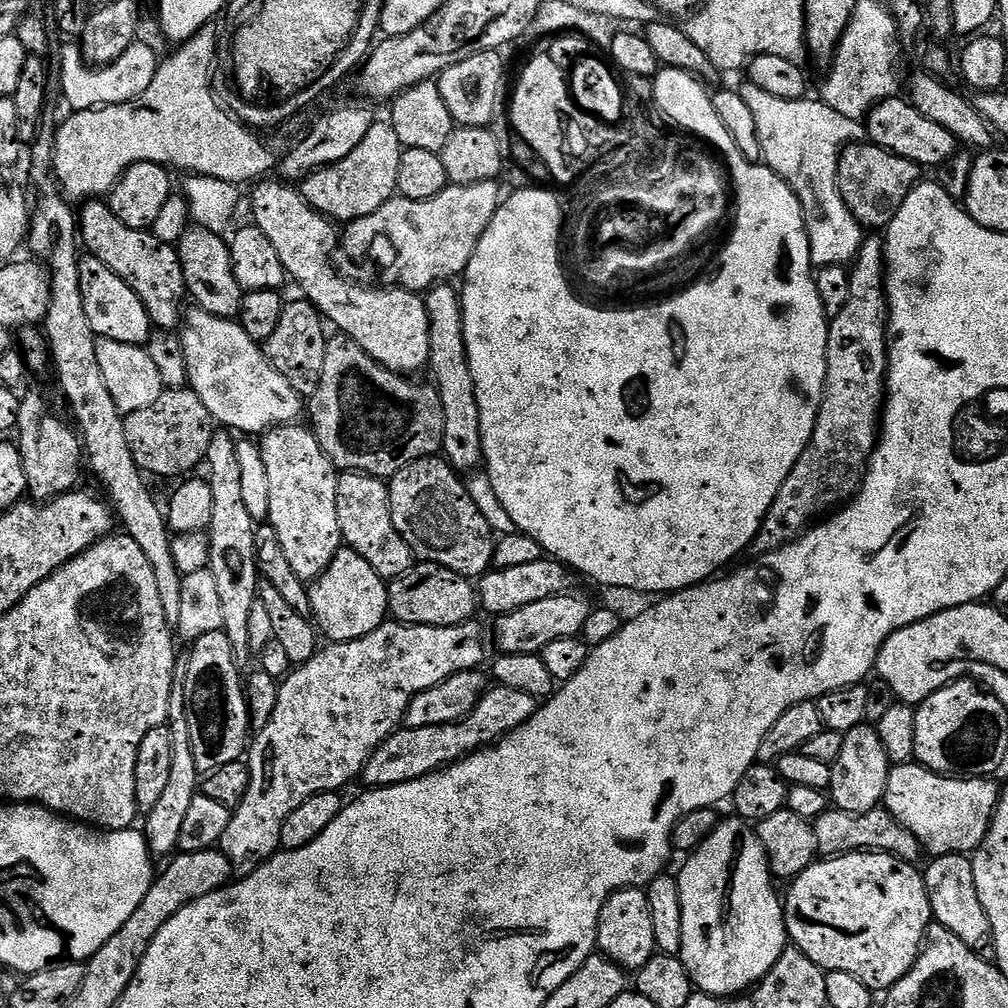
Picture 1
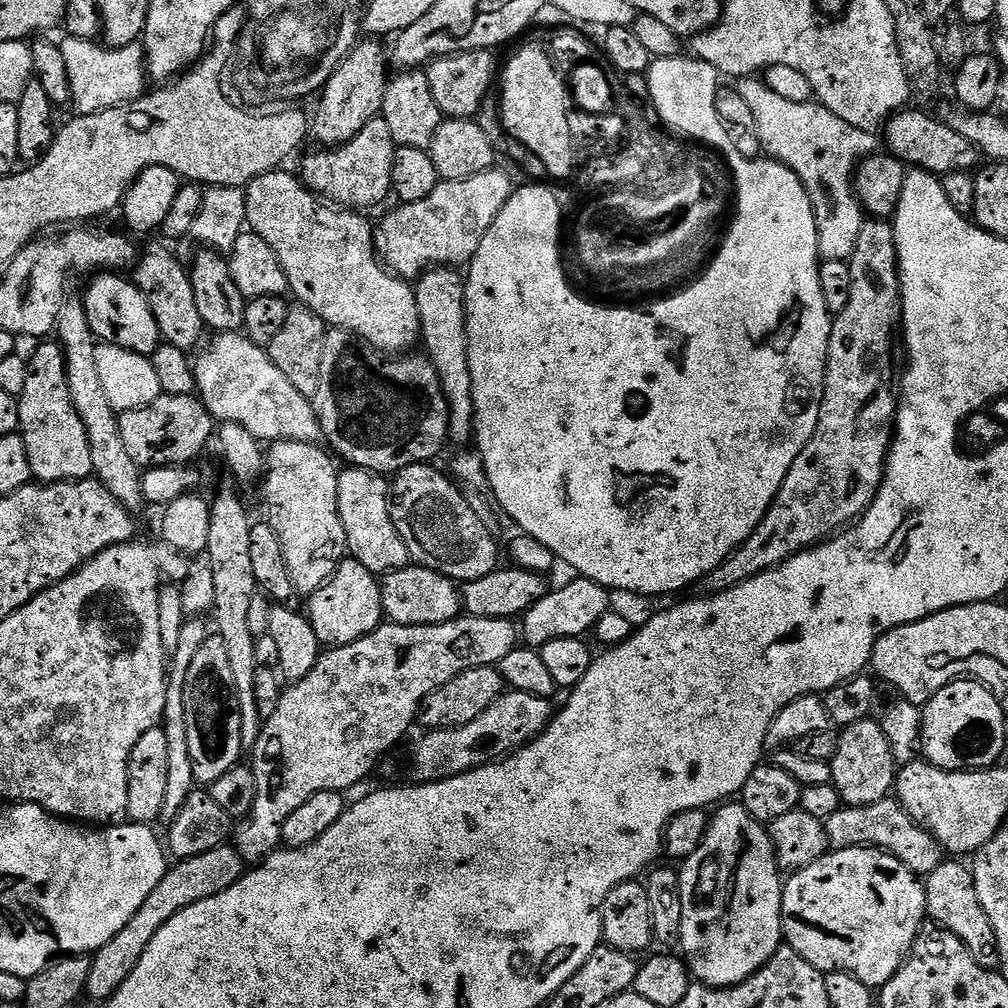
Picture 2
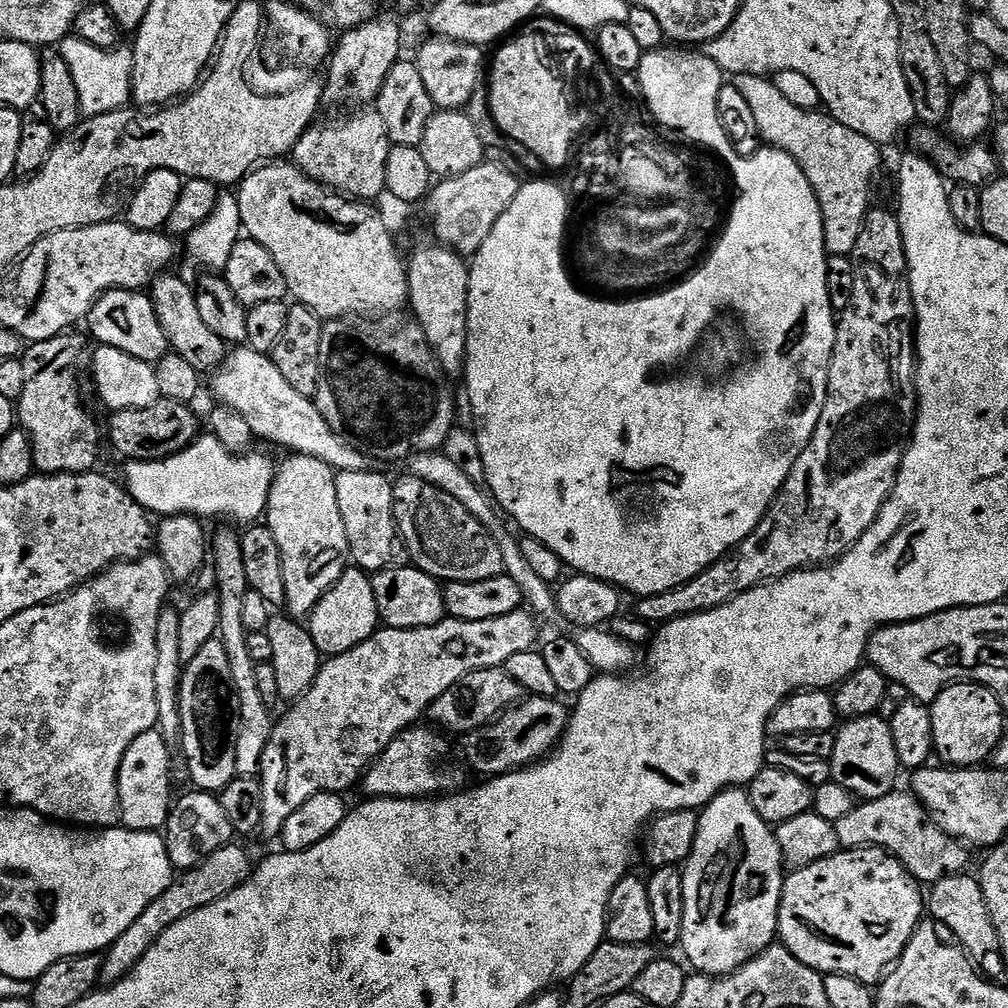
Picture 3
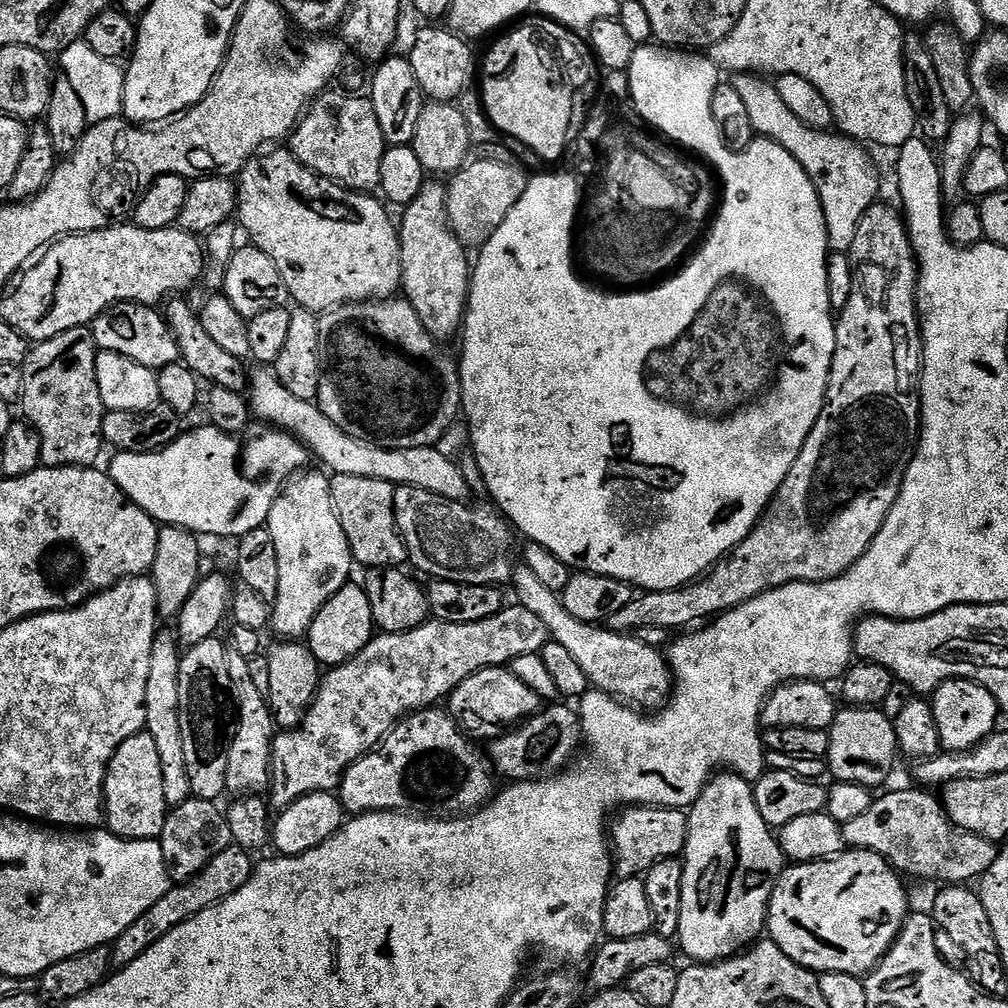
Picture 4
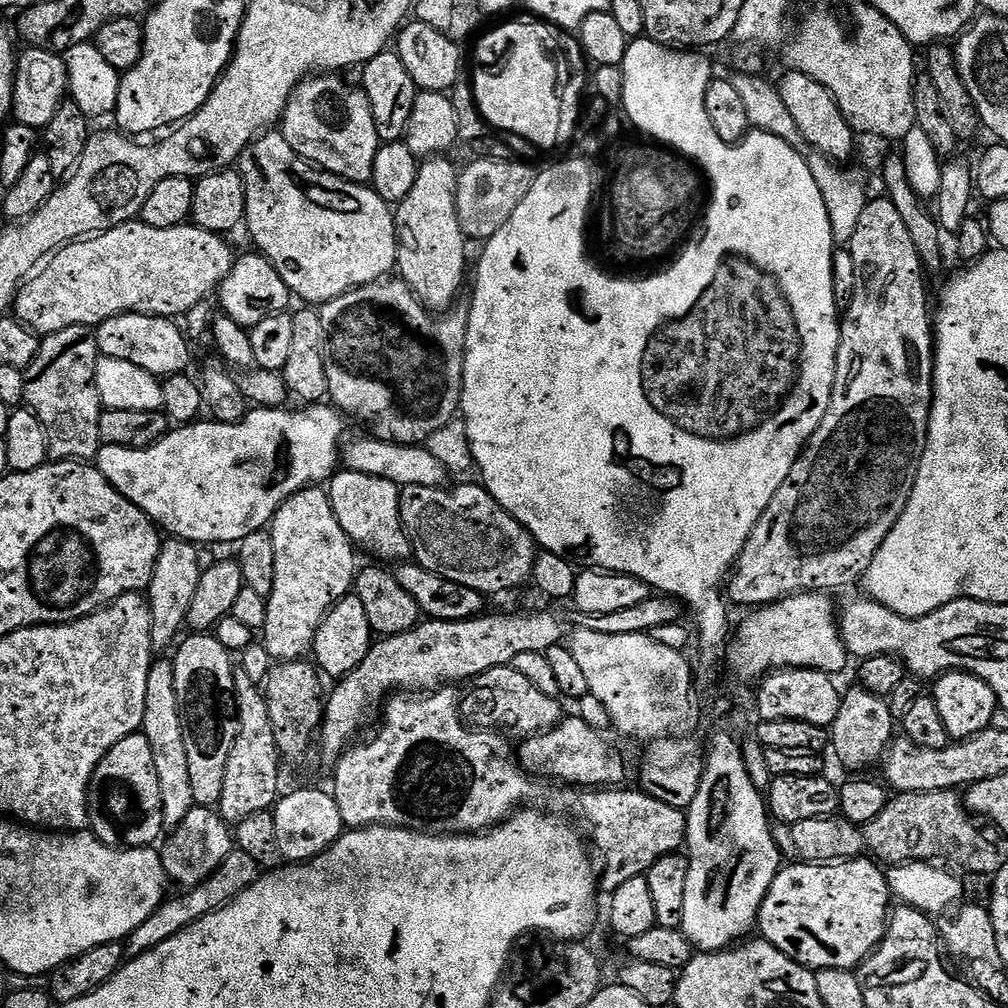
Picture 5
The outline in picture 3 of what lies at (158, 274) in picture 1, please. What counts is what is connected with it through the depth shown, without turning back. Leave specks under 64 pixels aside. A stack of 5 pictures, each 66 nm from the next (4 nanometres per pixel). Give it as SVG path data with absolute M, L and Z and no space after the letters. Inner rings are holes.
M161 274L152 281L150 295L158 322L162 322L162 334L166 334L168 339L169 349L186 358L194 370L202 374L215 373L225 361L226 345L222 338L218 338L218 334L214 334L214 330L210 330L210 326L206 326L198 310L195 287L187 284L178 274Z

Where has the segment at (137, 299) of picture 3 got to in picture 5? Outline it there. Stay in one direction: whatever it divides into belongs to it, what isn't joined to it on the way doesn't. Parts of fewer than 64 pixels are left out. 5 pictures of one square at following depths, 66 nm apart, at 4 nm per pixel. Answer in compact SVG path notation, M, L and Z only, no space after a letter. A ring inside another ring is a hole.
M127 312L121 316L102 322L96 329L96 345L101 356L122 358L122 362L134 362L134 366L142 366L152 376L178 376L189 371L188 363L192 360L192 352L188 349L188 340L179 328L175 319L167 316L147 316L137 312Z

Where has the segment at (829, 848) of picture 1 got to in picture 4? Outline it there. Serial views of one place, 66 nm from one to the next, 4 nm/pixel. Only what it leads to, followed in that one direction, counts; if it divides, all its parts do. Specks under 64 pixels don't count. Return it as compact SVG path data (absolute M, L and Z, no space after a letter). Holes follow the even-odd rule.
M904 788L901 792L885 791L880 794L885 796L877 795L866 814L842 826L845 845L849 849L861 848L878 854L905 877L941 880L939 883L944 886L964 886L979 881L986 870L994 866L997 841L956 827L944 813L943 803L928 793L931 791L916 788Z

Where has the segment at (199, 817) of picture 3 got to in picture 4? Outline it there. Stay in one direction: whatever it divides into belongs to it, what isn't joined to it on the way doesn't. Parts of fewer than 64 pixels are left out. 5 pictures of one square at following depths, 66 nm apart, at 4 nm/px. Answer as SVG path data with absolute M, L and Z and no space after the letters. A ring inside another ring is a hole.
M191 798L169 811L159 842L168 878L173 885L184 884L194 878L199 872L206 870L206 866L210 866L210 862L214 862L214 858L218 858L222 850L233 847L228 817L220 806L215 800Z

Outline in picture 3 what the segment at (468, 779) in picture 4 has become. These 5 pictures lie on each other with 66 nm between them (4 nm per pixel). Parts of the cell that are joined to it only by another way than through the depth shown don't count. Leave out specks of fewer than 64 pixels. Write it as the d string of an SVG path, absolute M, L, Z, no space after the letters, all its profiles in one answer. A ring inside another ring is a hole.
M413 726L401 732L364 773L362 789L365 797L393 796L399 800L435 798L459 792L469 783L465 765L459 759L452 760L452 748L443 740L445 737L435 727L420 727Z

